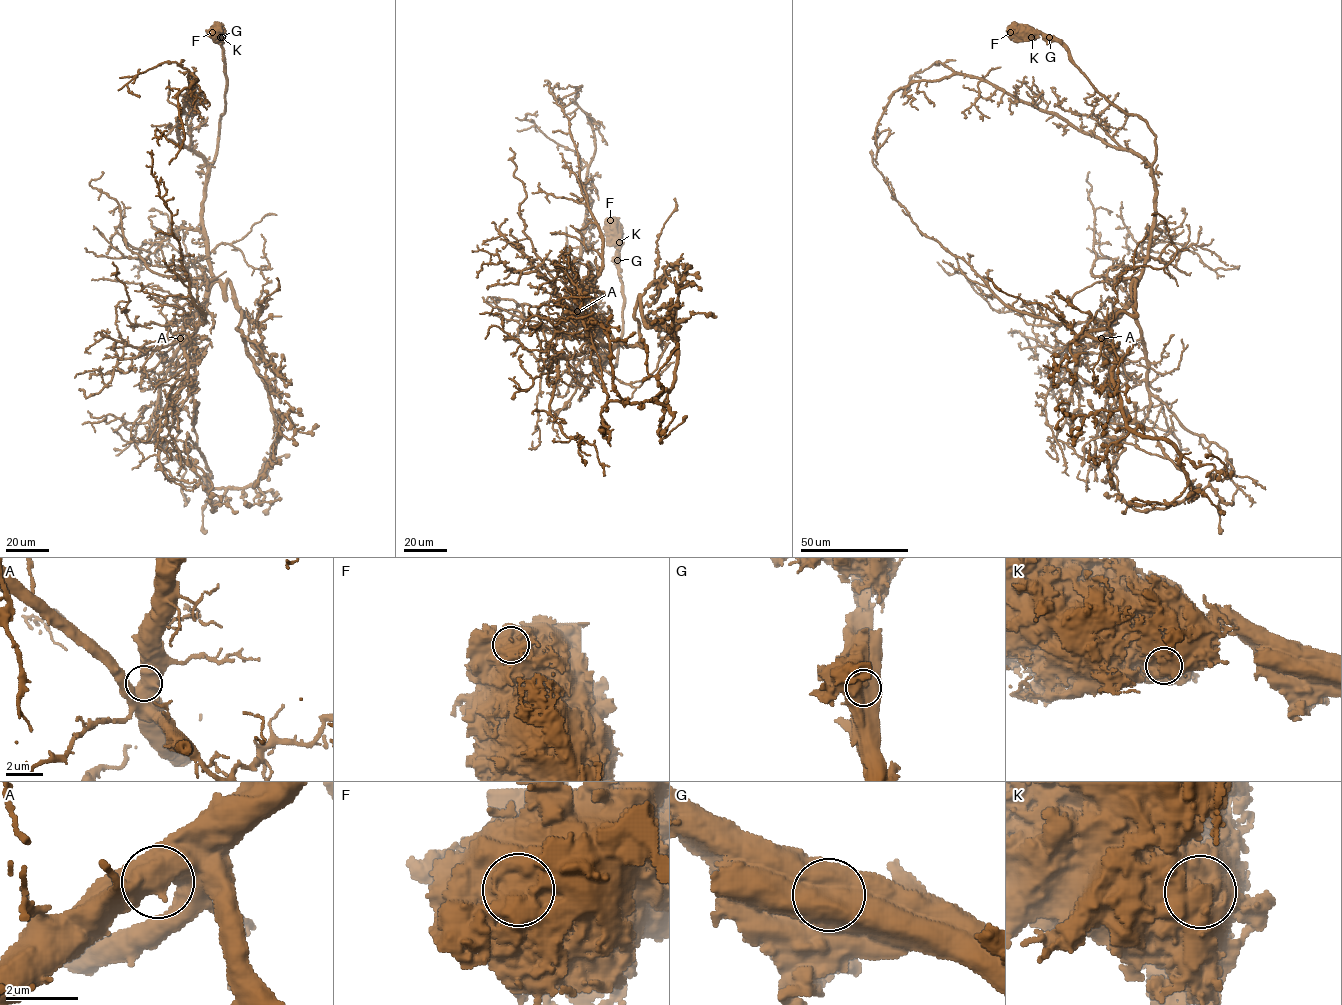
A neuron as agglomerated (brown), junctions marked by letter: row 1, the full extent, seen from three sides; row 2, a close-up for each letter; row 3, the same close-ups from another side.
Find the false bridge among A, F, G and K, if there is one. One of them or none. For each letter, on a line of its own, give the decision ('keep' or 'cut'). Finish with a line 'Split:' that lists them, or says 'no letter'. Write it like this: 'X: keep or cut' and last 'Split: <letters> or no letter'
A: keep
F: keep
G: cut
K: keep
Split: G

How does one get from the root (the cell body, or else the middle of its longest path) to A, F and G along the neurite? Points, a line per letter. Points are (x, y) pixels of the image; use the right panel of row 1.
A: (1023, 30), (1054, 37), (1099, 92), (1138, 115), (1155, 136), (1149, 256), (1133, 301), (1101, 338)
F: (1023, 30), (1014, 29), (1010, 32)
G: (1023, 30), (1033, 29), (1049, 37)

